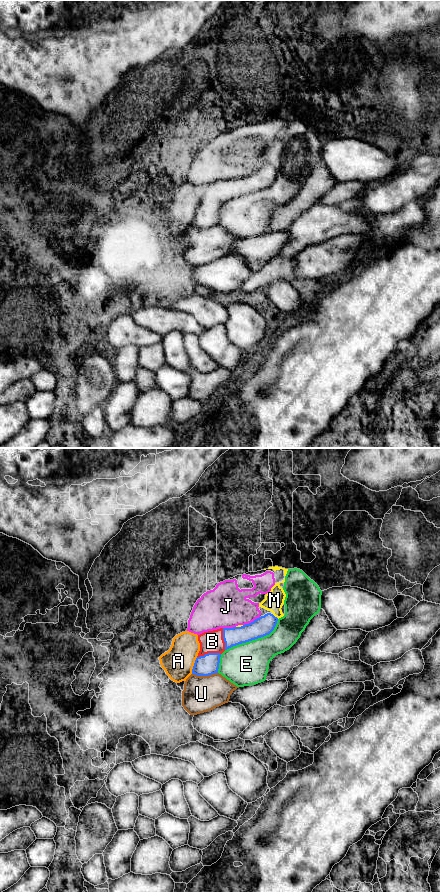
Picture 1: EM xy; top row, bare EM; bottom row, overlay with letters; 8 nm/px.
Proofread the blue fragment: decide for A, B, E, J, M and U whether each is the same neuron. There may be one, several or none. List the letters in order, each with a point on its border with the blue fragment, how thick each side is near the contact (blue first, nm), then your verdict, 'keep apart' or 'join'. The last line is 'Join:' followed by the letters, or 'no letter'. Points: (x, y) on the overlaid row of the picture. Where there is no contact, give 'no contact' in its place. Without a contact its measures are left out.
A: meets blue in xy at (194, 665); 170 nm thick on the blue side, 240 nm on the other; keep apart
B: meets blue in xy at (208, 653); 170 nm thick on the blue side, 180 nm on the other; join
E: meets blue in xy at (254, 639); 160 nm thick on the blue side, 340 nm on the other; keep apart
J: meets blue in xy at (251, 622); 160 nm thick on the blue side, 340 nm on the other; keep apart
M: meets blue in xy at (274, 616); 160 nm thick on the blue side, 160 nm on the other; keep apart
U: meets blue in xy at (204, 675); 170 nm thick on the blue side, 280 nm on the other; keep apart
Join: B

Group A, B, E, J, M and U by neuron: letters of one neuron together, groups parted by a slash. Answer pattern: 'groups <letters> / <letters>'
groups A / B / E / J M / U

